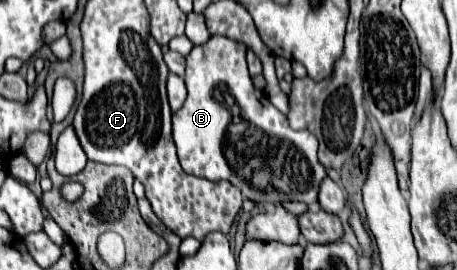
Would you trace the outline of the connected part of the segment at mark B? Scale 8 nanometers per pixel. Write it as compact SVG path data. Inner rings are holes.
M220 34L210 36L206 44L194 46L186 56L184 82L188 90L186 102L172 114L174 142L184 172L212 182L228 180L238 186L246 198L262 206L272 206L284 200L304 202L312 208L318 204L318 186L326 178L326 170L316 158L318 142L308 130L292 130L286 116L266 100L262 90L252 86L246 68L246 44Z

